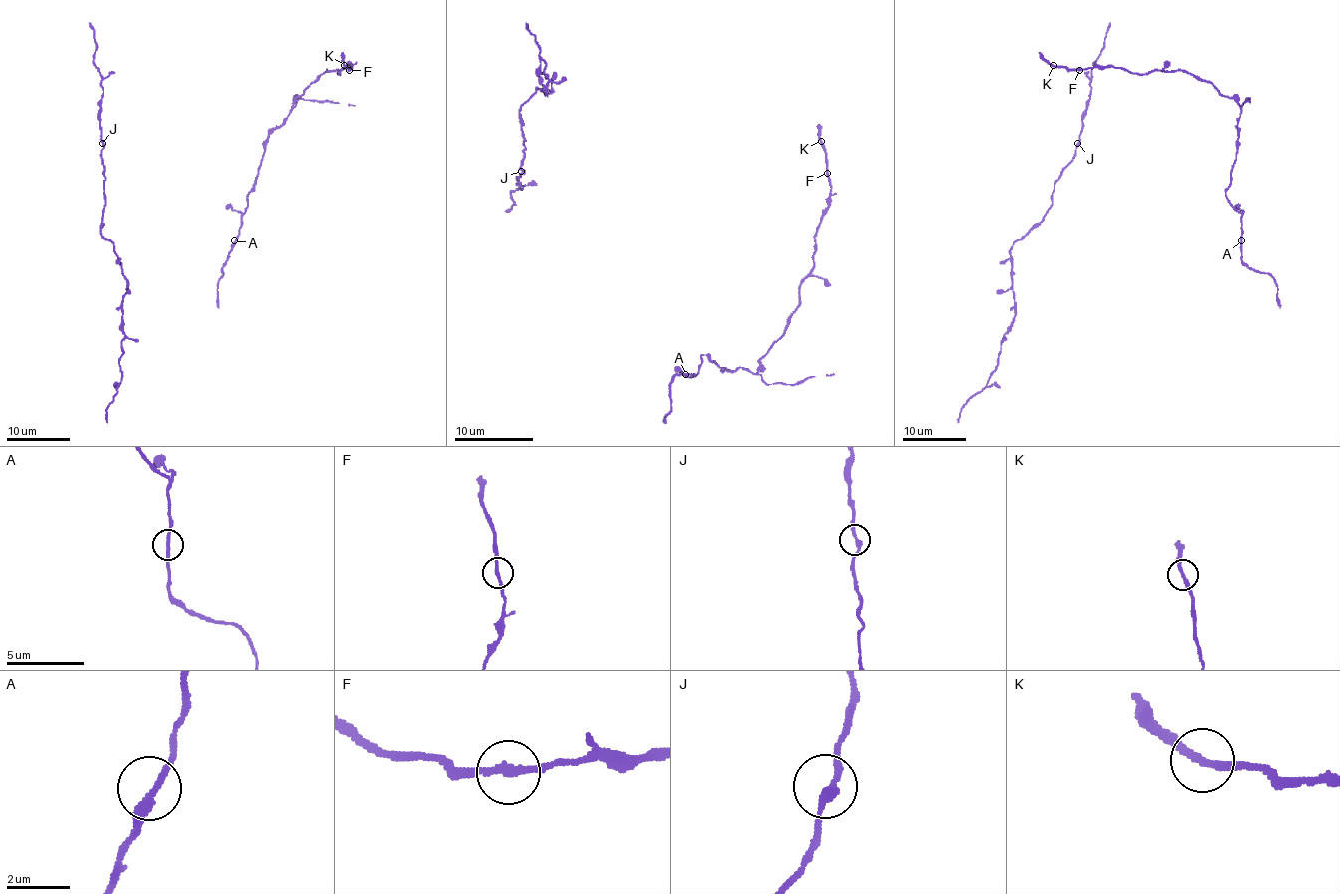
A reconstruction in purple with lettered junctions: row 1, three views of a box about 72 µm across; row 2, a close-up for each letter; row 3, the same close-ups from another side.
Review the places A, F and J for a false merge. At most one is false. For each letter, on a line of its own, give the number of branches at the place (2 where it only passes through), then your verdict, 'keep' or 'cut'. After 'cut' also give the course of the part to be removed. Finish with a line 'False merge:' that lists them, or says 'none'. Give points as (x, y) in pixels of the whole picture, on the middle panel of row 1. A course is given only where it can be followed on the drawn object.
A: 2 branches meet; keep
F: 2 branches meet; keep
J: 2 branches meet; keep
False merge: none

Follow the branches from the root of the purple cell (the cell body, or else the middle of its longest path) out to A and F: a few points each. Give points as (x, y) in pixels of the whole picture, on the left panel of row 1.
A: (226, 205), (240, 213), (239, 236), (234, 240)
F: (226, 205), (245, 210), (264, 140), (288, 115), (295, 99), (326, 70), (349, 70)

